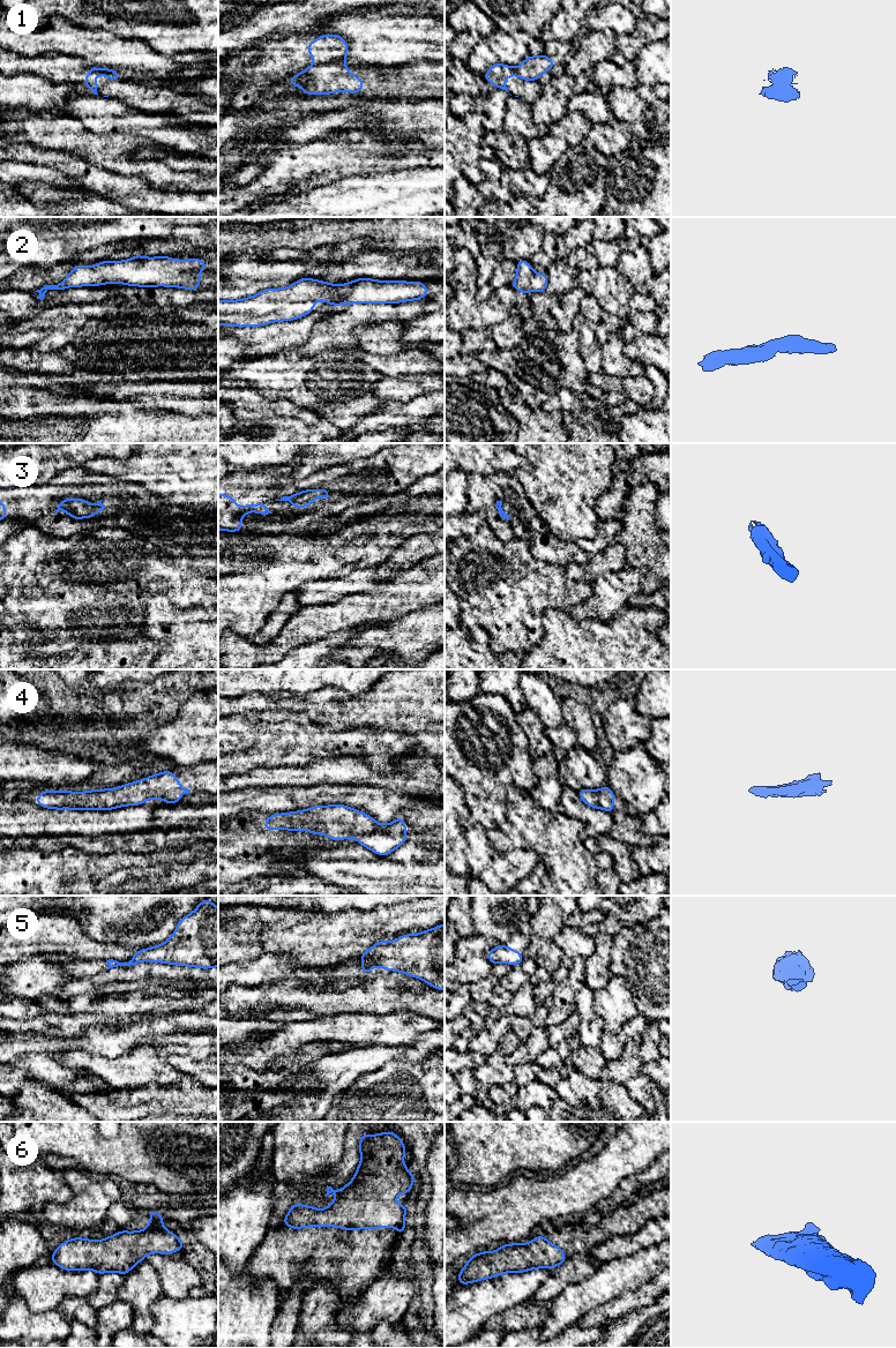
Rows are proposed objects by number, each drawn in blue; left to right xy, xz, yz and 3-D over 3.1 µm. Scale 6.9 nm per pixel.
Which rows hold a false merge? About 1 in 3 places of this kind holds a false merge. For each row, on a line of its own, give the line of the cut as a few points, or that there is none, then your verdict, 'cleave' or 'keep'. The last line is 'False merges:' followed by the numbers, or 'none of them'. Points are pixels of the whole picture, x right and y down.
1: xz (342, 62), (315, 64), (313, 66) | cleave
2: no cut | keep
3: no cut | keep
4: no cut | keep
5: no cut | keep
6: no cut | keep
False merges: 1

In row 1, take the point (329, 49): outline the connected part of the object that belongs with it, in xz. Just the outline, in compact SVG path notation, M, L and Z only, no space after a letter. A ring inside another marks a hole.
M336 33L316 37L315 42L307 43L307 52L314 59L313 66L343 63L349 54L346 40Z

